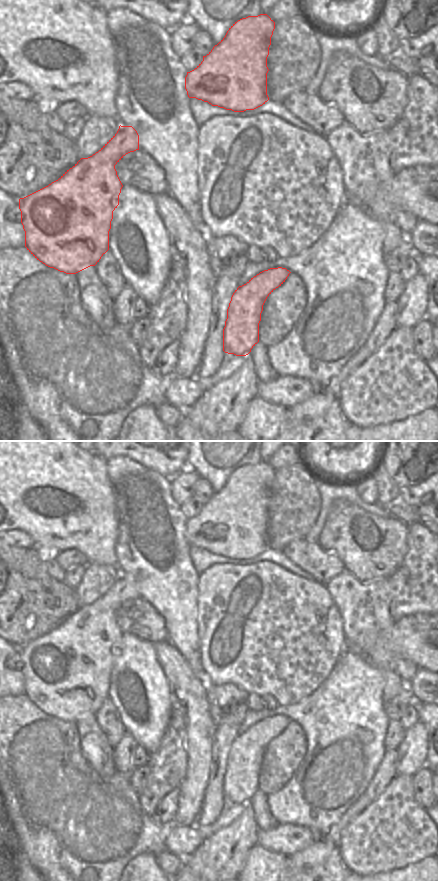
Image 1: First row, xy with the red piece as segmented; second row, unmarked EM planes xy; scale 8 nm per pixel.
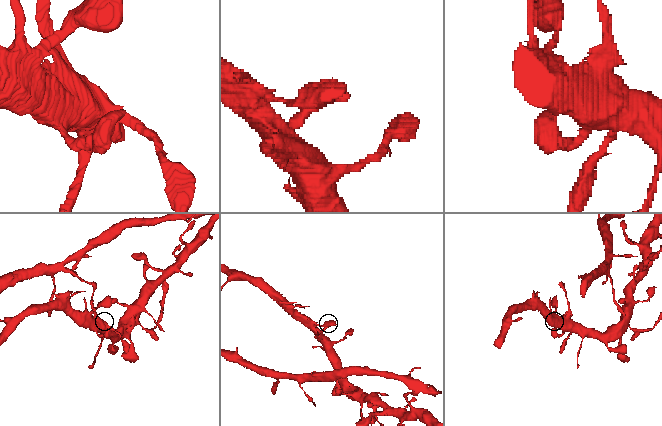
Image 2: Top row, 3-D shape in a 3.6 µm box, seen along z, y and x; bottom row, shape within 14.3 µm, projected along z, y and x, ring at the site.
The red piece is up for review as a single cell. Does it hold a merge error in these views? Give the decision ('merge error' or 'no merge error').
no merge error

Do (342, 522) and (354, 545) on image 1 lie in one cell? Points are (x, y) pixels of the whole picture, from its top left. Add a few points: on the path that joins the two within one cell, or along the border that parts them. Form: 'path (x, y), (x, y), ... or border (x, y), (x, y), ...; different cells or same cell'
path (348, 528), (352, 539); same cell

